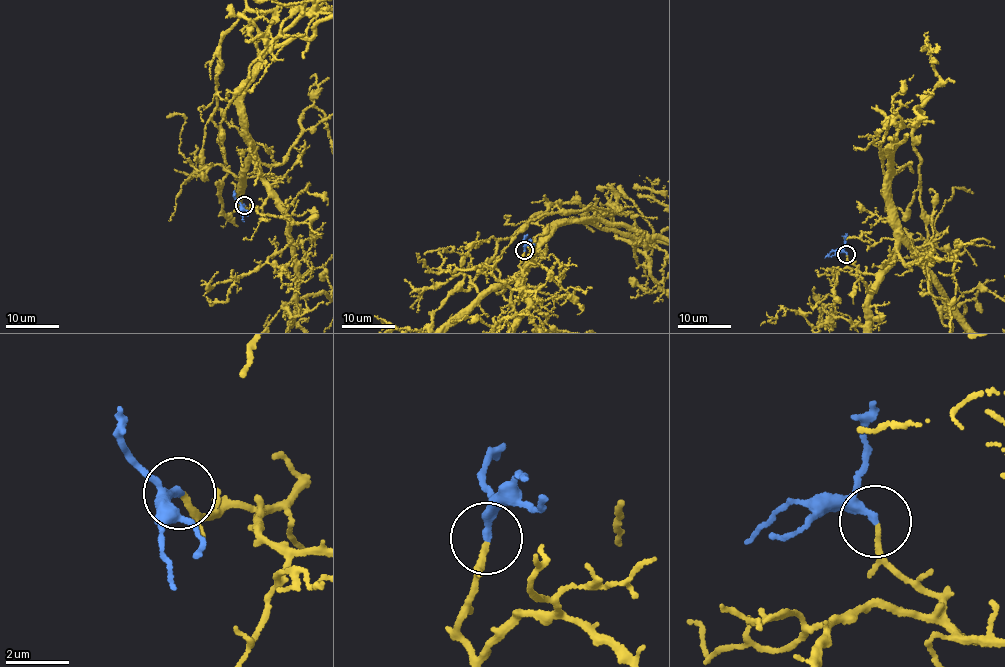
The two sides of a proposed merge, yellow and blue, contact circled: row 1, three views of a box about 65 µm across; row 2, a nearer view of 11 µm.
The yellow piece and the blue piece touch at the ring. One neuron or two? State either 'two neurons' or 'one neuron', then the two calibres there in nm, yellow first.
one neuron; calibres 150 and 200 nm

